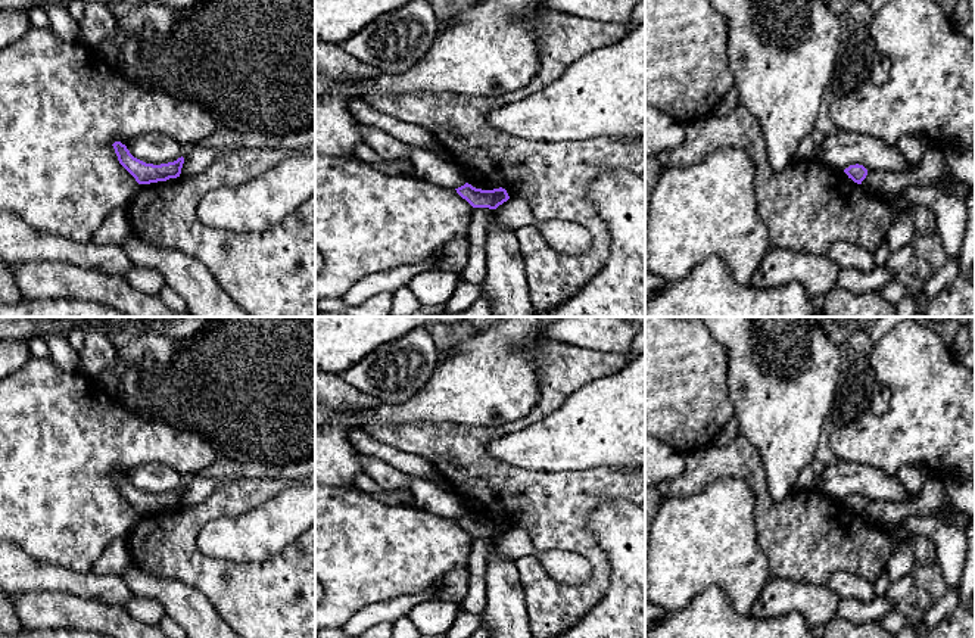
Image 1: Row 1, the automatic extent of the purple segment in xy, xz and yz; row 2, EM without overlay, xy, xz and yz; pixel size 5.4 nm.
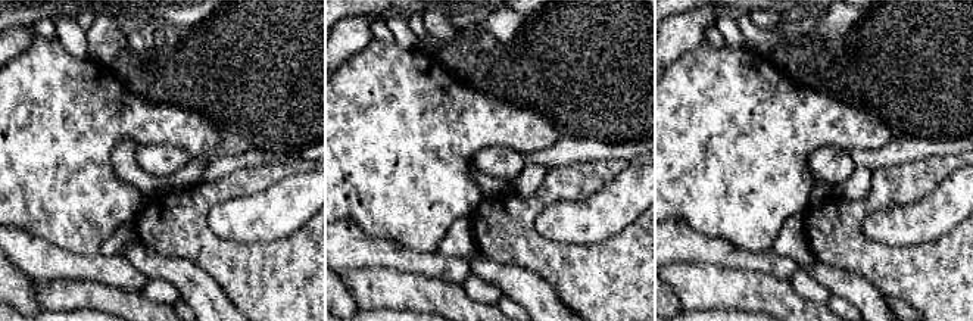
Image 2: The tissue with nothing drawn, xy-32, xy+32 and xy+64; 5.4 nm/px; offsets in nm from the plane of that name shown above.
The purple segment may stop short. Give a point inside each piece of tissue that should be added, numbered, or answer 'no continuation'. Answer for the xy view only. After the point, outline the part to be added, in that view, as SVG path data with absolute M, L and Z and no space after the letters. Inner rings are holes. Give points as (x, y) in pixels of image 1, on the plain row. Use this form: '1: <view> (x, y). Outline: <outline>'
no continuation

